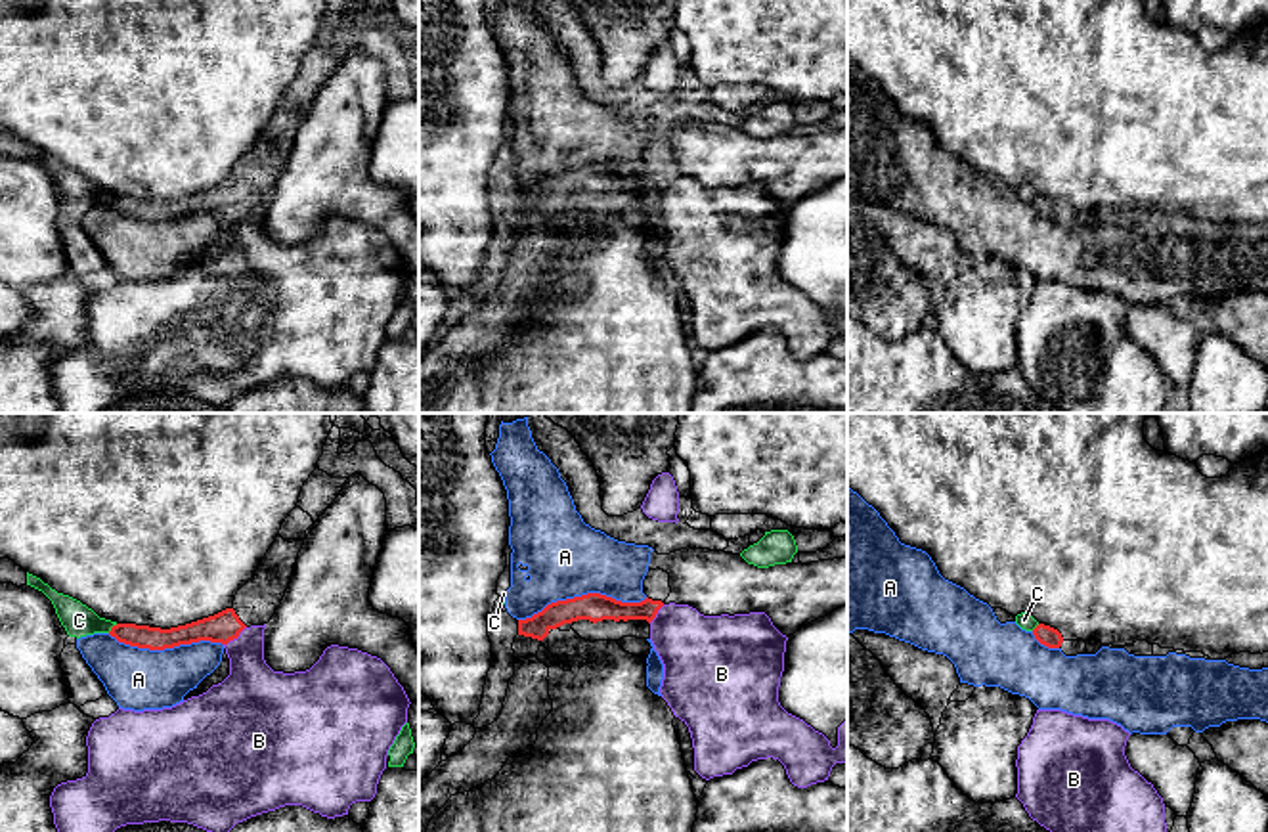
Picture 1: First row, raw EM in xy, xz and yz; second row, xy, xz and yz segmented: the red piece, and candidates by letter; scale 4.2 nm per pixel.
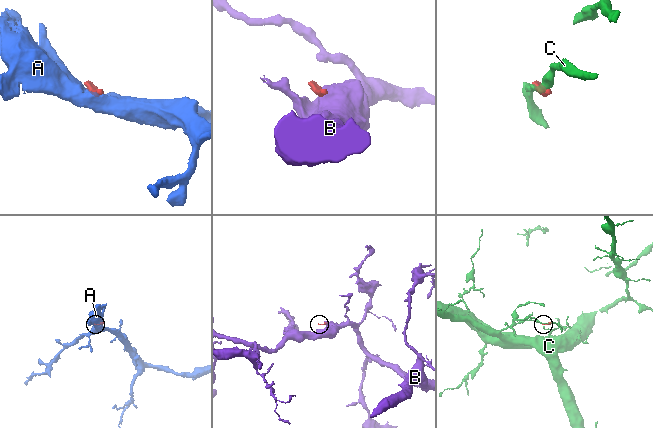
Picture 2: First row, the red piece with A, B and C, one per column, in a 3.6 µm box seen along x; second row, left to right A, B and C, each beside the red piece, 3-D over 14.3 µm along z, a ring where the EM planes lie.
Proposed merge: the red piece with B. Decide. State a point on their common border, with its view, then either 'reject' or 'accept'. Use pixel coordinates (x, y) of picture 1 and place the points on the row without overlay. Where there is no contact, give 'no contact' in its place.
contact xy (236, 209); reject

